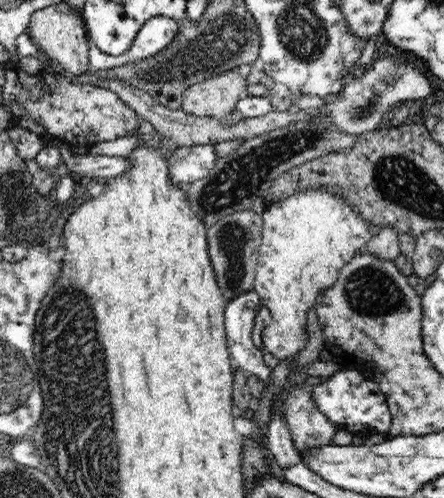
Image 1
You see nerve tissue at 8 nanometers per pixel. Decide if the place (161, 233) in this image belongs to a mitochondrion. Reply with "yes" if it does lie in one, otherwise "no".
no

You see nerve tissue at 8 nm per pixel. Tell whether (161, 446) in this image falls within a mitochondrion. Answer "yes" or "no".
no

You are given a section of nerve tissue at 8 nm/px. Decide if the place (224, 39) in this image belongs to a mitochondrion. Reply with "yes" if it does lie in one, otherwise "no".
yes

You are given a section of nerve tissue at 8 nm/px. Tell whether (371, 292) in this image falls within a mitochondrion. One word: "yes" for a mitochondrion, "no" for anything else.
yes

